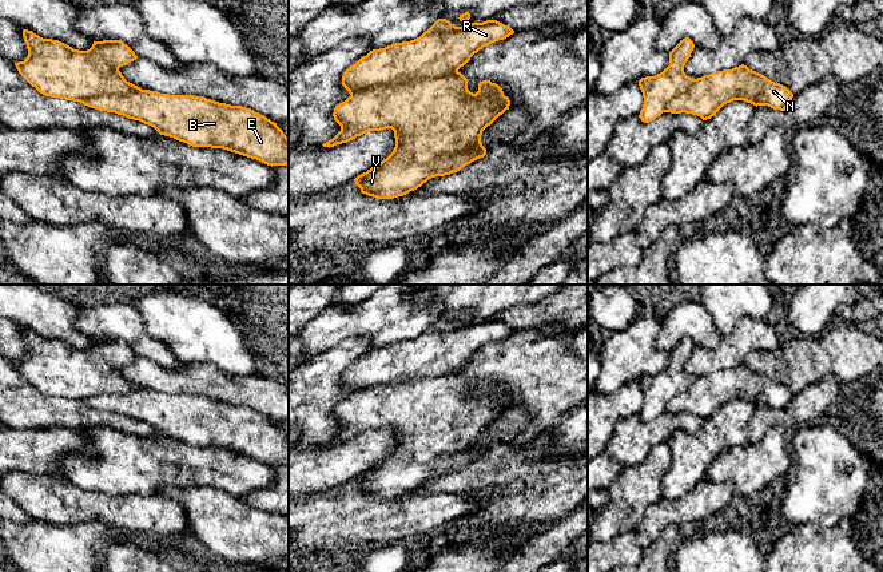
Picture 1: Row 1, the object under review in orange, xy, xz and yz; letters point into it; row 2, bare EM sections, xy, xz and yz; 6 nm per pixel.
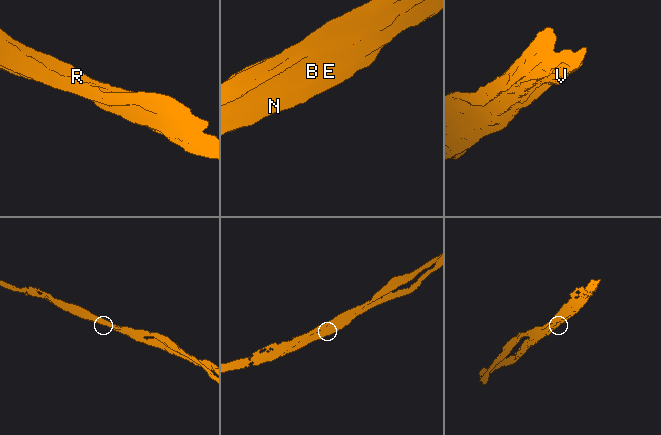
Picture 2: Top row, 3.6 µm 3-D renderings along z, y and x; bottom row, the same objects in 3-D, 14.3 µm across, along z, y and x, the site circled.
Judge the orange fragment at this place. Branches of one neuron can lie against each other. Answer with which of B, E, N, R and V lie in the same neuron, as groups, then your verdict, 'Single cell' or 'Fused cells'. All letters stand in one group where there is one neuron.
Groups: B E N V / R. Fused cells

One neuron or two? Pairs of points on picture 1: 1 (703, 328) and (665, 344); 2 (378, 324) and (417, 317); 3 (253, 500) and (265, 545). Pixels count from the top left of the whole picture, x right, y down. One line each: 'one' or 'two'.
1: one
2: one
3: two

